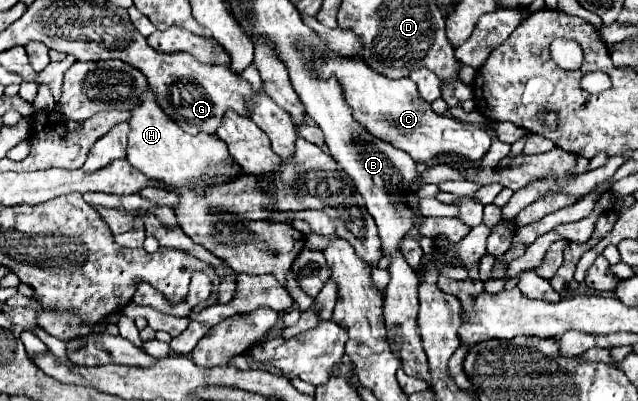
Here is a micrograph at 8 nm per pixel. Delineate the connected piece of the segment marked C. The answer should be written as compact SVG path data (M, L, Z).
M332 54L330 58L322 58L322 62L314 66L314 72L318 74L318 78L338 78L344 100L352 108L354 120L360 126L366 126L366 130L376 138L408 152L416 162L428 162L438 154L458 154L466 160L478 162L492 144L492 138L486 130L460 122L452 116L440 116L432 112L430 104L420 98L410 78L386 78L370 70L362 62L362 58L338 58L336 54Z

